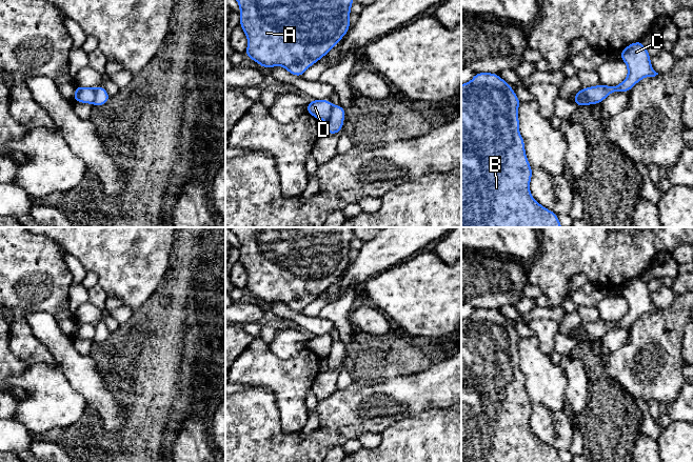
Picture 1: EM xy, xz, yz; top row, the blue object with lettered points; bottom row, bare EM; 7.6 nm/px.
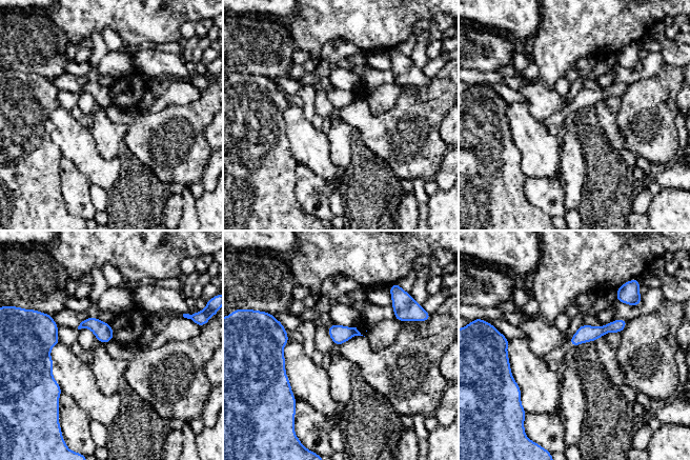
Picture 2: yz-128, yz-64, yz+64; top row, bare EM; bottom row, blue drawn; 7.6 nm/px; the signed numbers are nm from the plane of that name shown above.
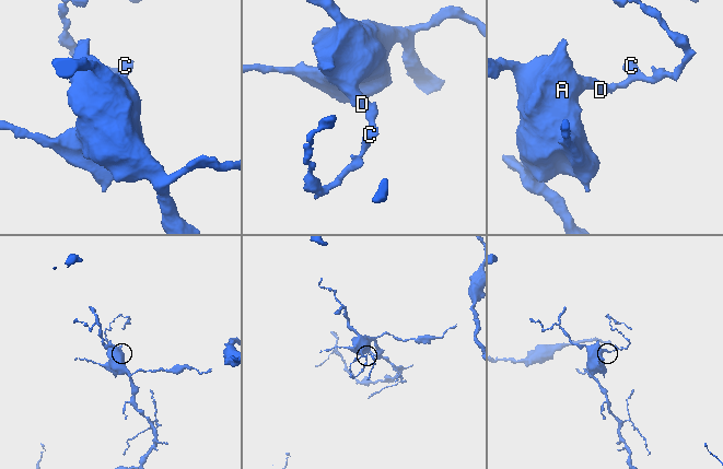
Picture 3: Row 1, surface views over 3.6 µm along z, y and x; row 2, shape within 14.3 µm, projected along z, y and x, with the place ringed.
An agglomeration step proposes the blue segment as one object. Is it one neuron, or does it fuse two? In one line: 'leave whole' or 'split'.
split

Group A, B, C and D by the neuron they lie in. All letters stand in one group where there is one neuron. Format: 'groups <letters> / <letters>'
groups A B D / C

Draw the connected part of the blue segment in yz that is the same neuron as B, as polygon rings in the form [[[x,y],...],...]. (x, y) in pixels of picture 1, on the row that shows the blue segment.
[[[476,73],[470,82],[461,84],[461,227],[562,227],[558,215],[543,207],[531,195],[533,169],[526,155],[524,140],[519,133],[520,103],[511,84],[494,73]]]

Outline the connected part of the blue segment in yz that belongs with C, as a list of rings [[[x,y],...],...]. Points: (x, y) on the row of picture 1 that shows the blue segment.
[[[640,40],[629,44],[619,53],[621,60],[628,67],[627,78],[615,86],[598,84],[582,88],[583,98],[578,102],[577,106],[601,103],[610,94],[615,92],[628,93],[641,79],[658,75],[653,69],[650,60],[651,56]]]

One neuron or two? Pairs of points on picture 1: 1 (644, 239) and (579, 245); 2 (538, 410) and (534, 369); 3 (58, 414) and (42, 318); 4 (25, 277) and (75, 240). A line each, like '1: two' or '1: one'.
1: one
2: two
3: two
4: two

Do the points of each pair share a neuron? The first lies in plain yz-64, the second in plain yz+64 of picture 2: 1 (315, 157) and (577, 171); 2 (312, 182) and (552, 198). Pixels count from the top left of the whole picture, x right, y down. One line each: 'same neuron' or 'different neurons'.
1: different neurons
2: same neuron

